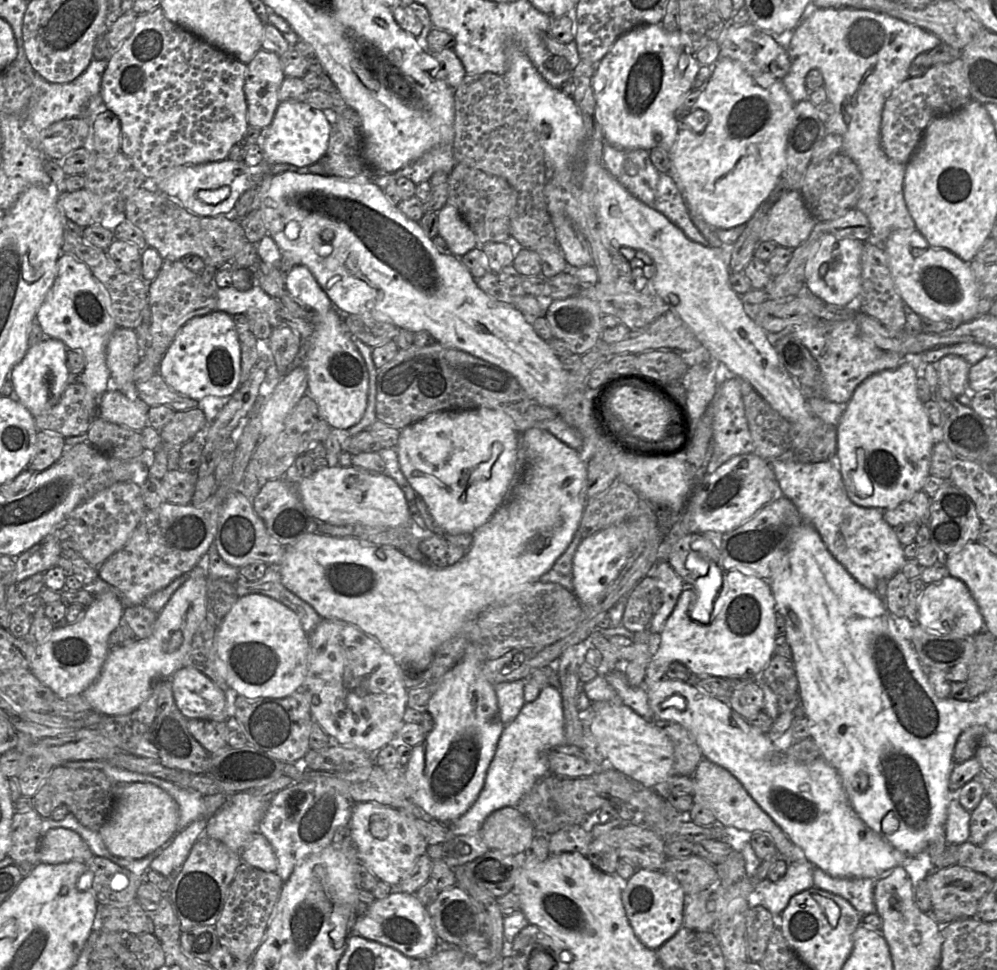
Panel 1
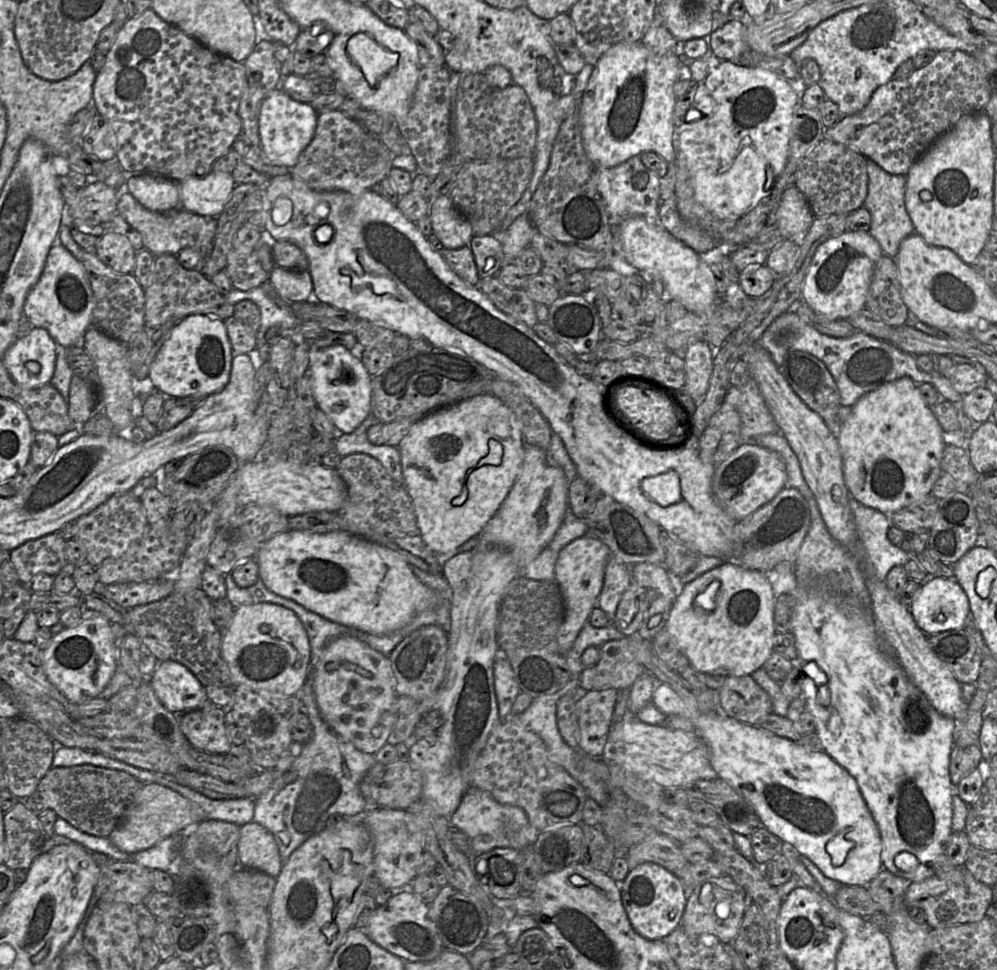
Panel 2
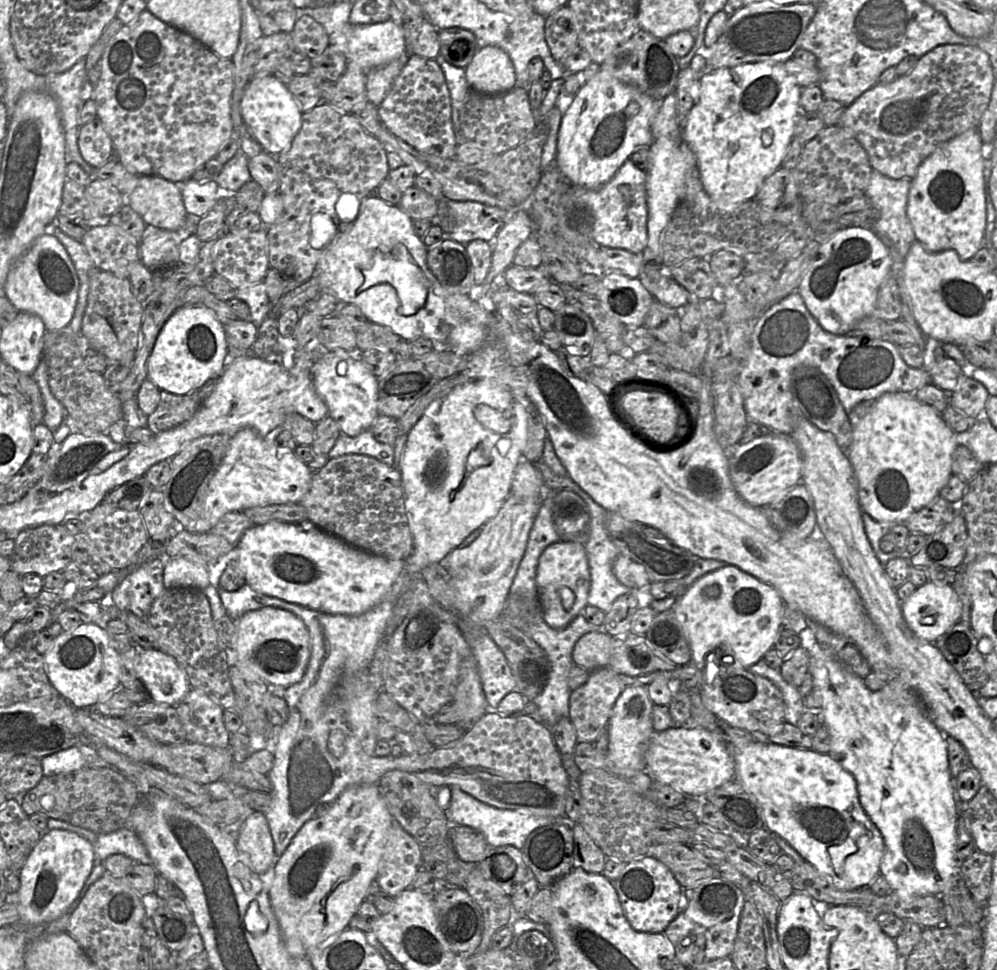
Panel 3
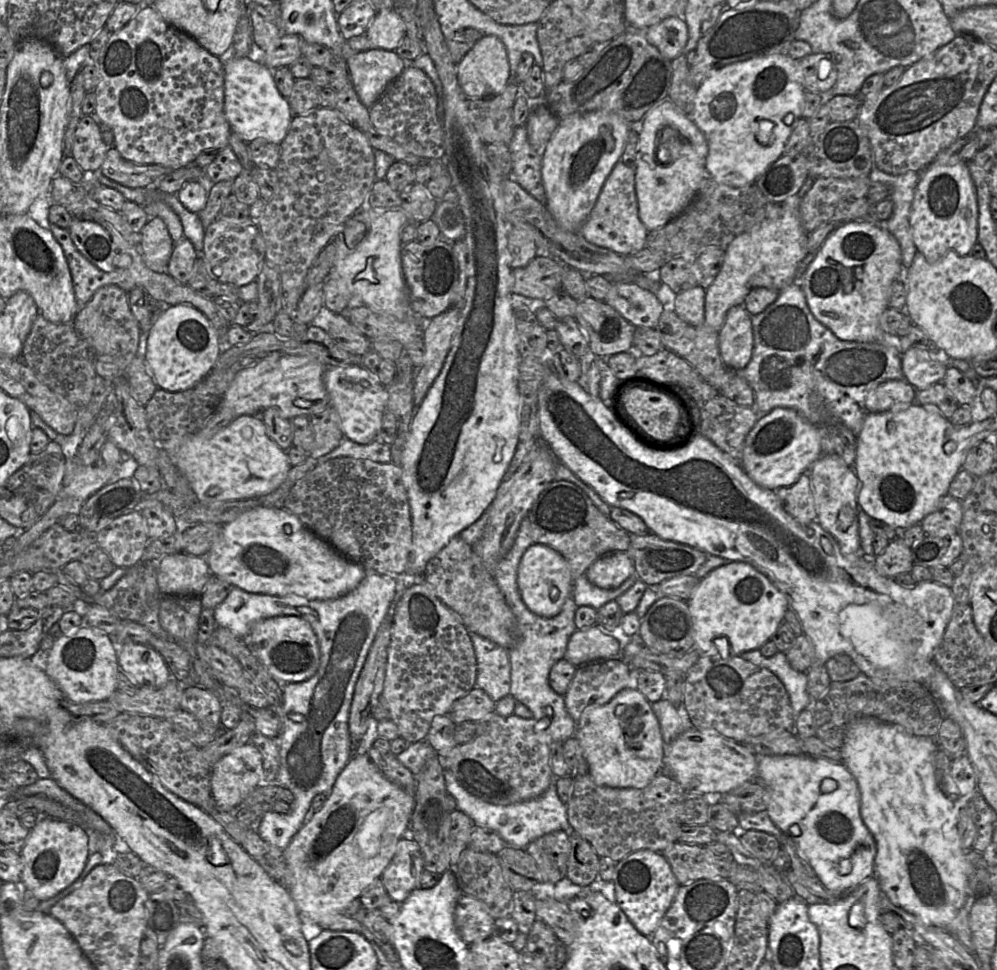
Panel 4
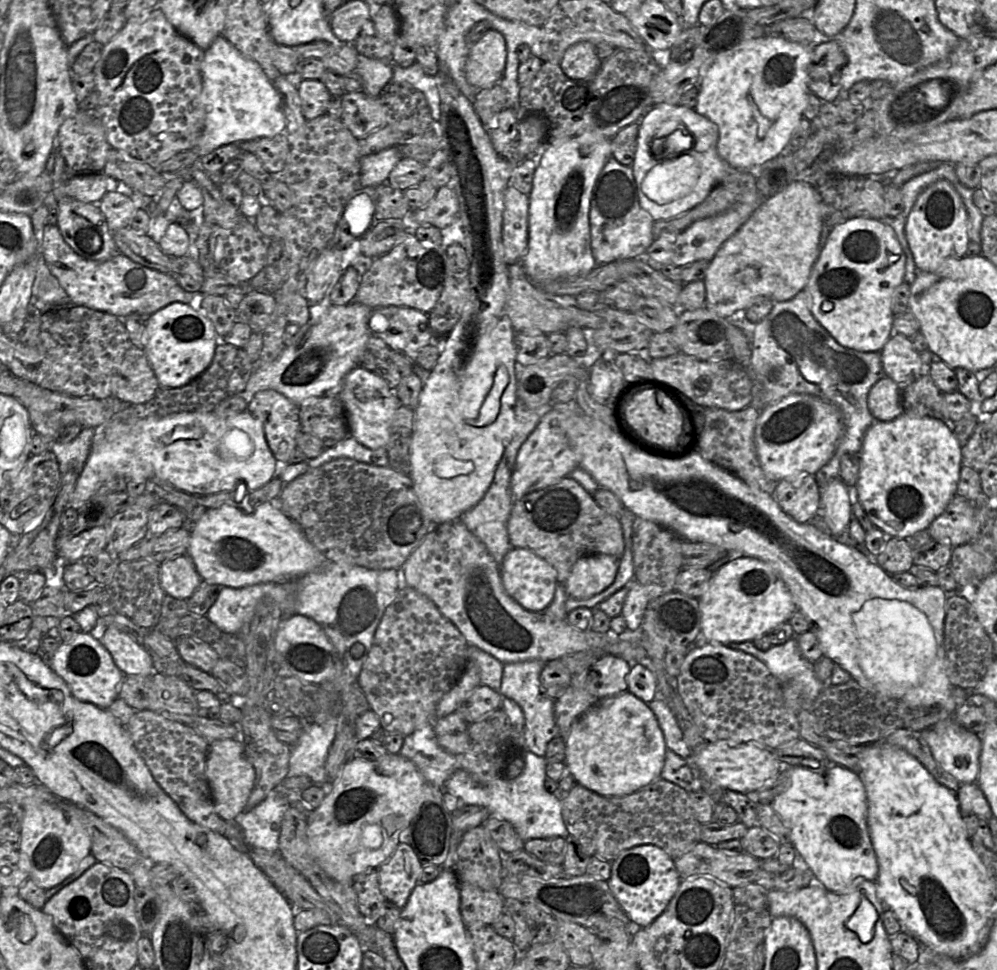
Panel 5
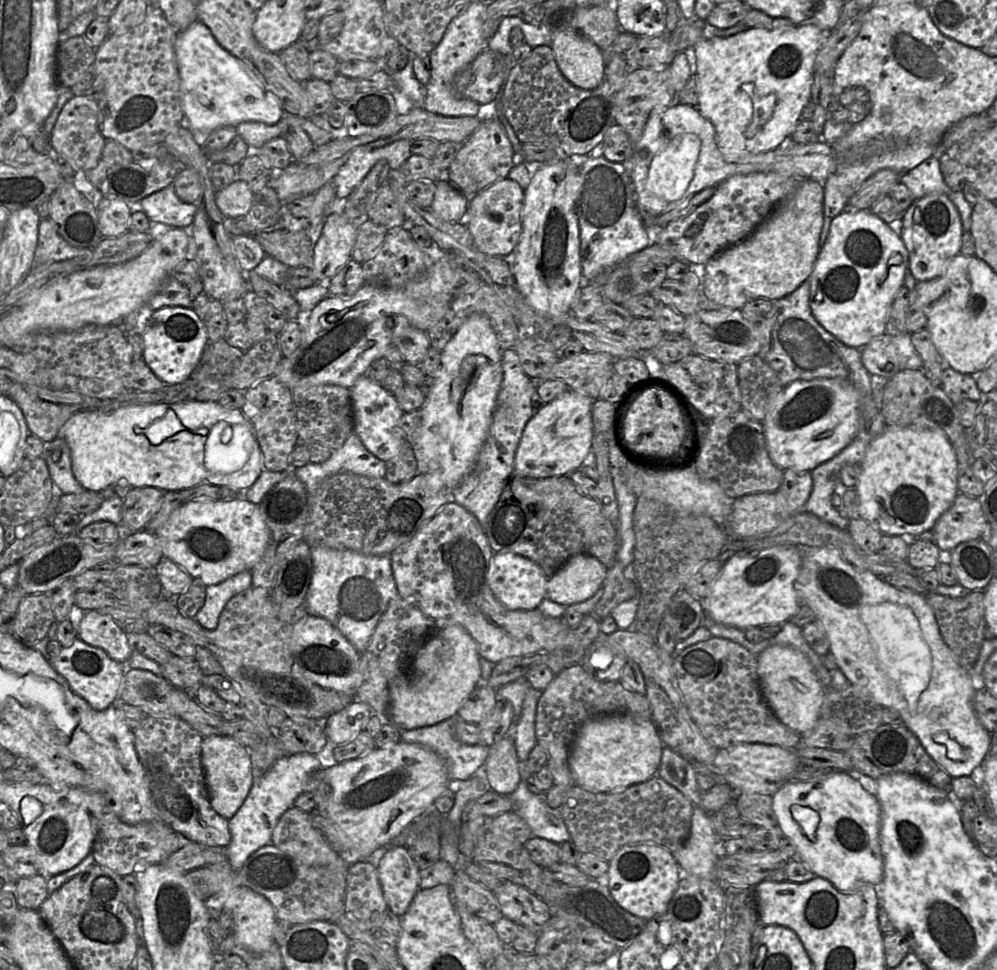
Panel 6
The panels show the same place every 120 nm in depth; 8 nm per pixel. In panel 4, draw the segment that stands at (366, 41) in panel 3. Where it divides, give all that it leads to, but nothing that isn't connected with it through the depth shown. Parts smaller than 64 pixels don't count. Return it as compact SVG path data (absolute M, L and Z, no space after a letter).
M395 8L378 10L364 33L371 43L371 49L395 51L406 36L402 16Z

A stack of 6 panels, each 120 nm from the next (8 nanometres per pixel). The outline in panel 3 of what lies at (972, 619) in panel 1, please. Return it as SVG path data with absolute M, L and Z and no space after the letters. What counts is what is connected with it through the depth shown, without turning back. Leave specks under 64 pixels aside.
M927 581L901 602L904 620L920 639L933 642L961 618L961 601L947 583Z

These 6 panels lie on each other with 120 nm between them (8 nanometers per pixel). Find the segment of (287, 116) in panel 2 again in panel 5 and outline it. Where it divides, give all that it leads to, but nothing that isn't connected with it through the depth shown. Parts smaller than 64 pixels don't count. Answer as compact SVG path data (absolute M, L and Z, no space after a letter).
M222 35L204 51L201 63L205 127L191 151L200 158L220 146L283 134L286 118L281 97L260 65L244 56Z

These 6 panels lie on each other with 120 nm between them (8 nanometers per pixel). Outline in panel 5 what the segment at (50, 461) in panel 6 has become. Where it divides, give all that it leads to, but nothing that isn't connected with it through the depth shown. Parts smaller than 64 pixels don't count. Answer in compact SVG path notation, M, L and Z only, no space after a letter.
M85 427L70 442L60 443L53 441L49 445L49 450L53 452L57 458L61 475L69 470L74 470L80 474L90 453L95 428Z

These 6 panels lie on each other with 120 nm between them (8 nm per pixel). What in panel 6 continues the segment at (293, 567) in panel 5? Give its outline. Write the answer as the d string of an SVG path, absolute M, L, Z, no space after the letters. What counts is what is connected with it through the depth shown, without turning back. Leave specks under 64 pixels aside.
M241 492L239 497L233 500L192 501L183 503L171 514L165 524L153 533L161 542L164 557L178 564L193 579L199 579L206 586L218 584L242 571L250 571L263 556L270 538L270 531L261 513L259 505L247 501L243 498L243 494Z

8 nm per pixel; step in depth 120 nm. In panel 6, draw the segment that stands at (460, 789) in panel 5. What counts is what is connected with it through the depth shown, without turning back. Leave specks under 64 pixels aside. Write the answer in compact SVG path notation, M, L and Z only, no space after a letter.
M525 779L508 795L513 811L529 825L534 837L552 841L558 845L572 841L560 809L549 807L543 797L533 793Z

